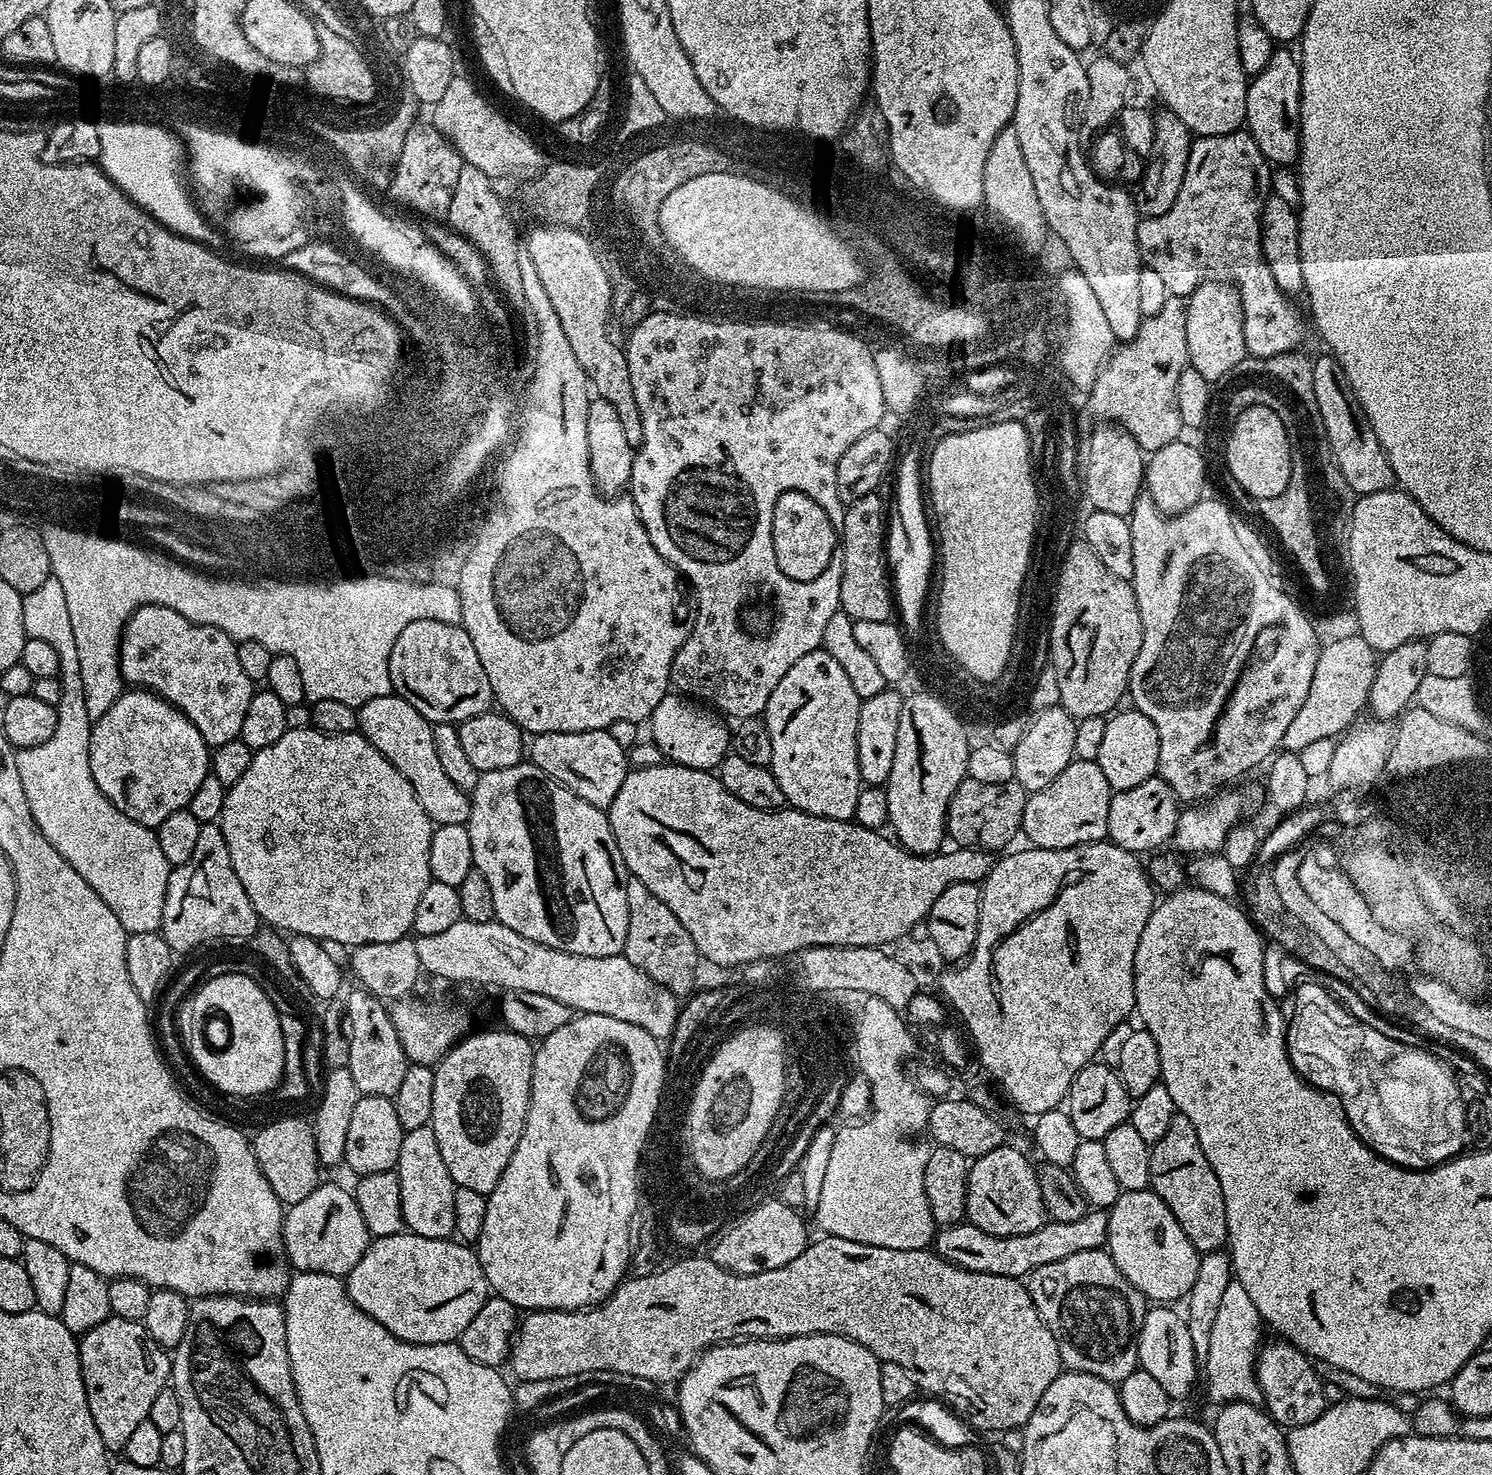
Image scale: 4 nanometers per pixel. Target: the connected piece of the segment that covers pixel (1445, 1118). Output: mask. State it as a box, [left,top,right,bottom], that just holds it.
[1286,982,1462,1170]

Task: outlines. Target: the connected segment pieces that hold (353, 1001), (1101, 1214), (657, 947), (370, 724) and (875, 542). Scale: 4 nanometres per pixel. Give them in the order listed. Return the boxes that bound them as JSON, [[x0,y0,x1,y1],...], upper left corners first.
[[344,986,410,1098],[934,1209,1108,1279],[624,878,702,998],[358,696,472,826],[838,491,894,622]]

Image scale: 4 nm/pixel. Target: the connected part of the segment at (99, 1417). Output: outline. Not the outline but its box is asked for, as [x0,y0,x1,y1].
[80,1316,172,1453]

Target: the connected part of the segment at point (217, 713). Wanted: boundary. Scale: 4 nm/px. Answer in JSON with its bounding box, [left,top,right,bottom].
[120,604,254,748]

